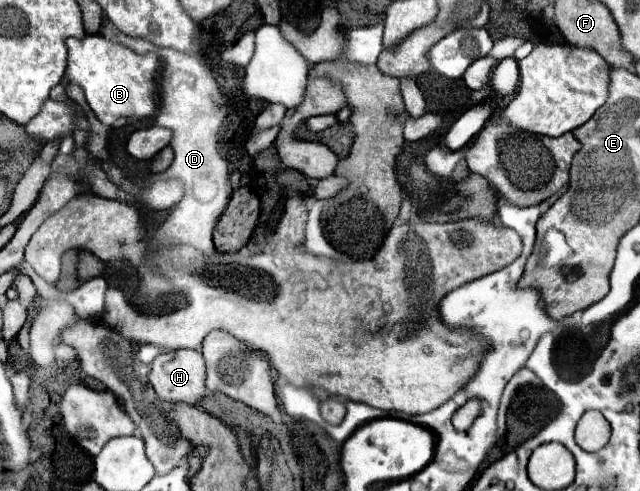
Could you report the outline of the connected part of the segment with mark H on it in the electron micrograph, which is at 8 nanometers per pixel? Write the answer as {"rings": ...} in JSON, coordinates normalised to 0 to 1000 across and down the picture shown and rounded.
{"rings":[[[269,713],[238,737],[234,778],[259,819],[309,823],[319,802],[322,745],[309,713]]]}

